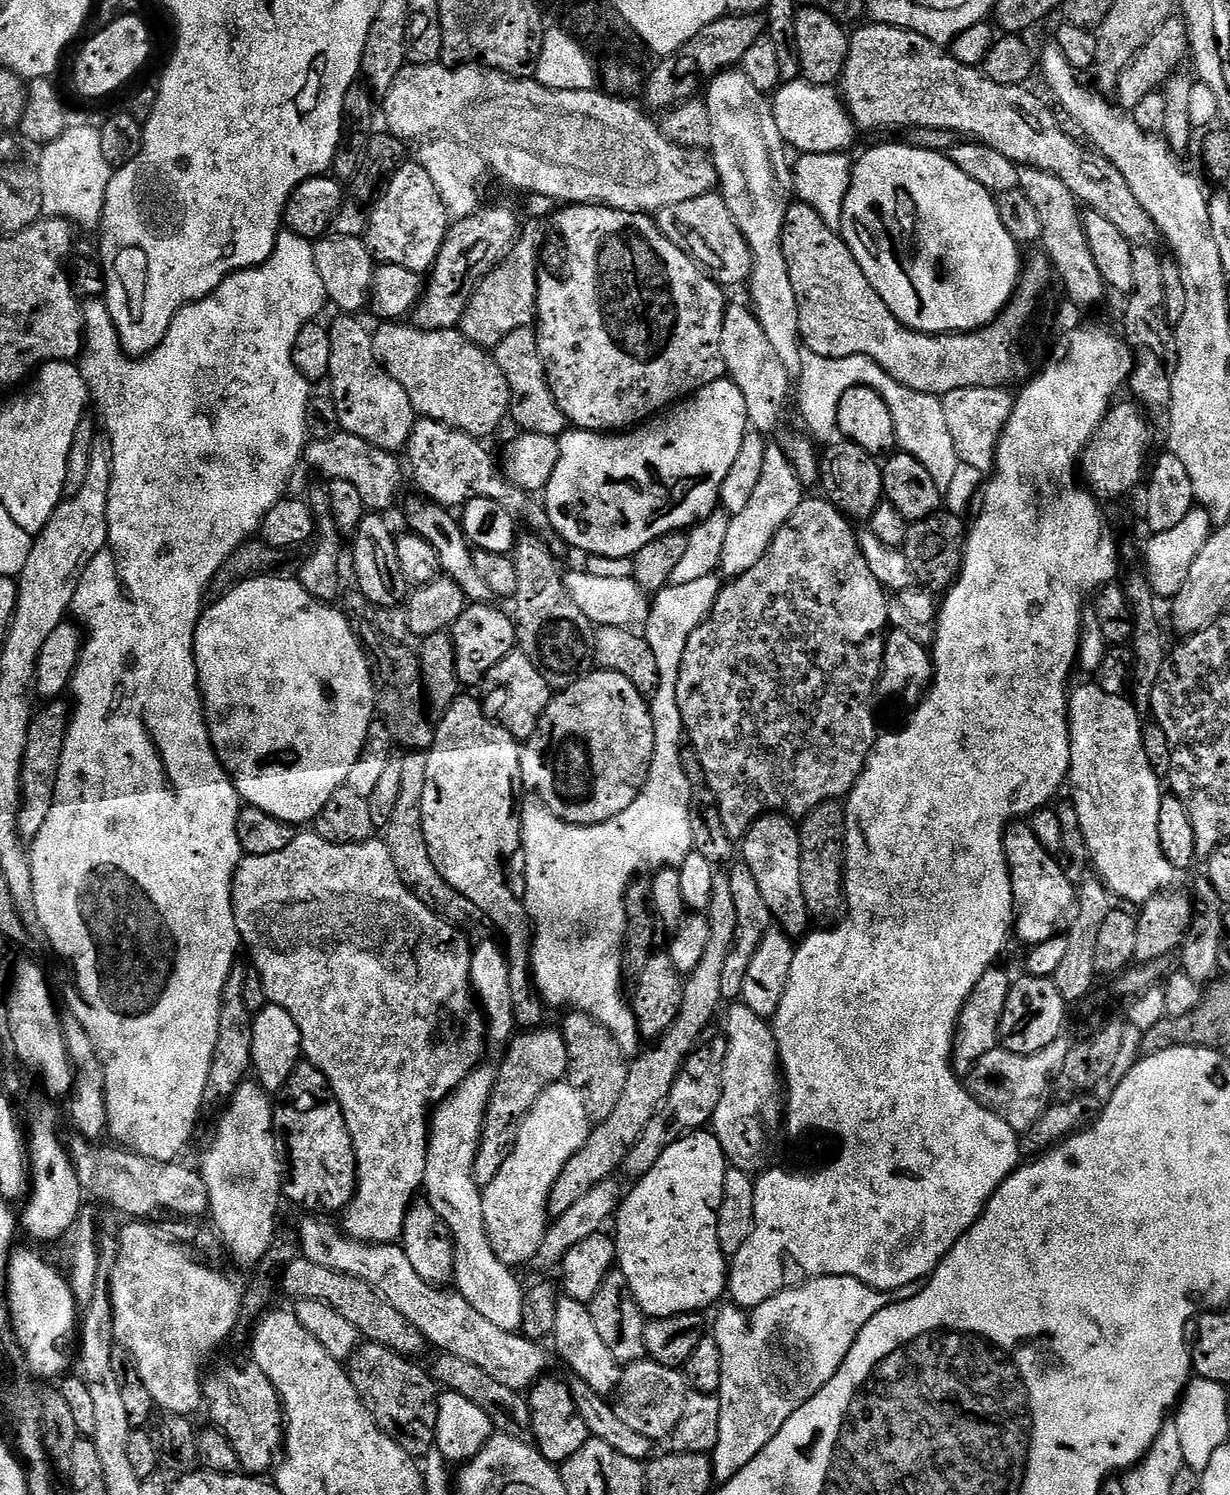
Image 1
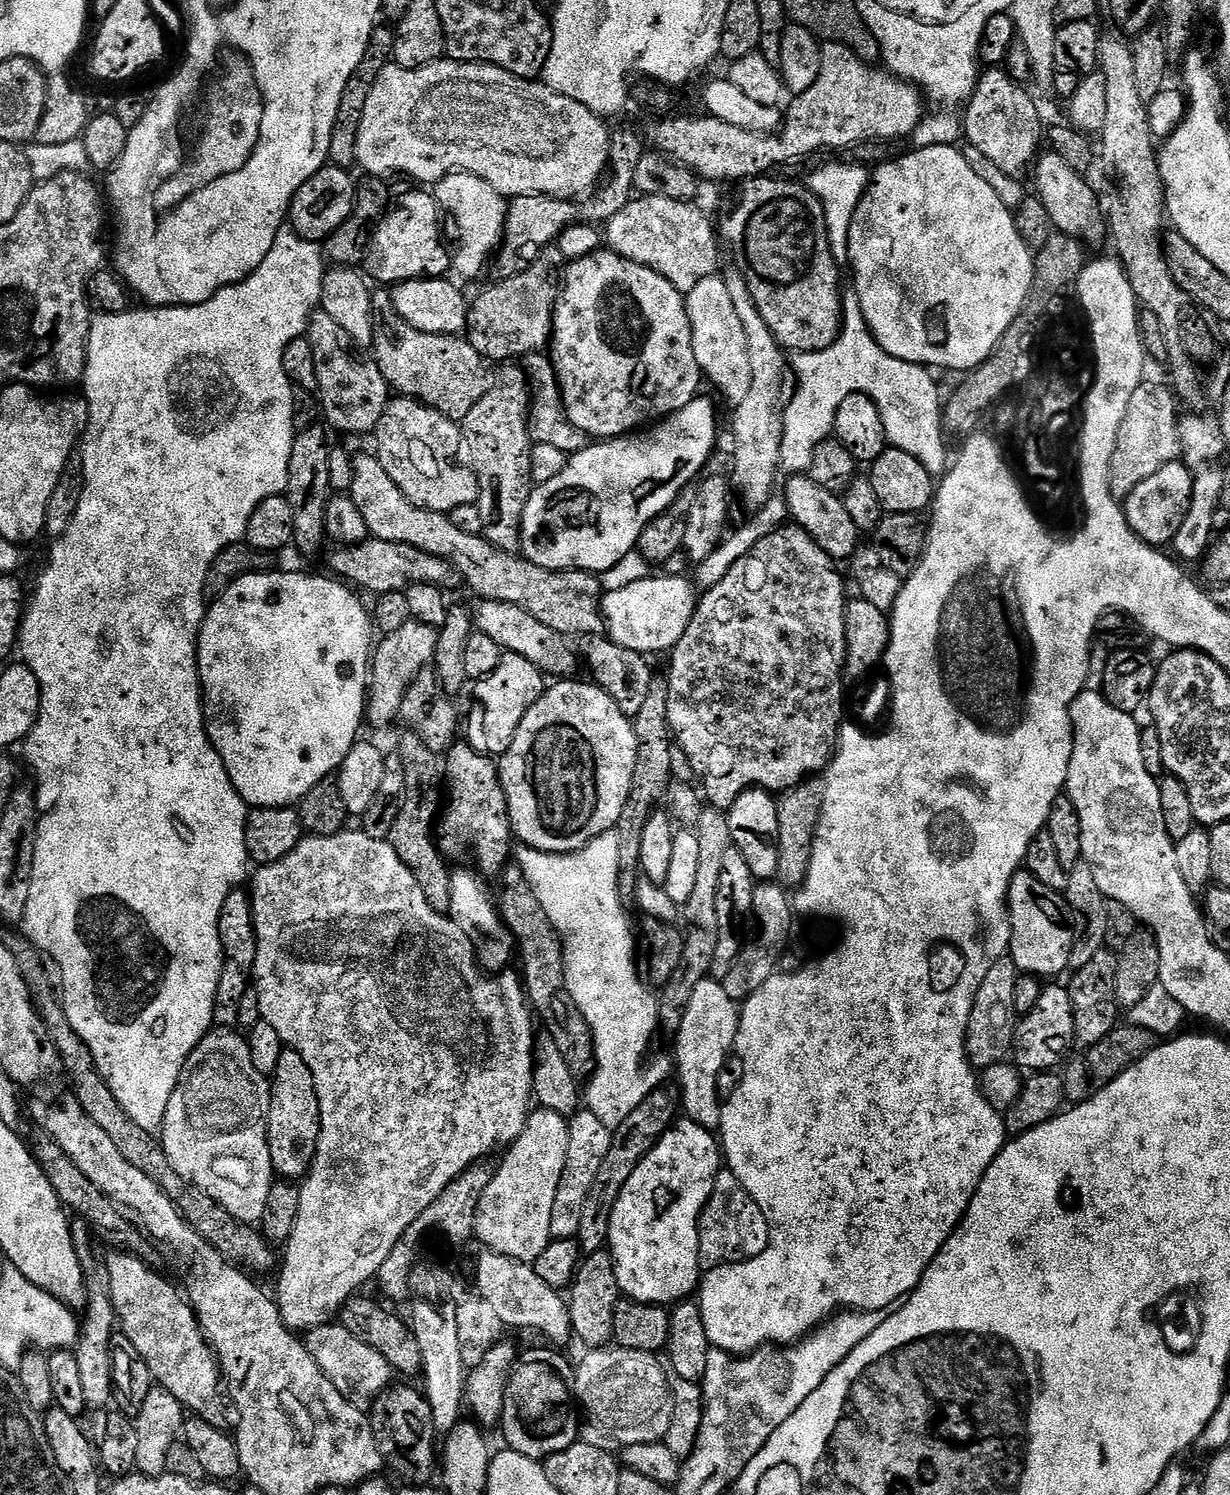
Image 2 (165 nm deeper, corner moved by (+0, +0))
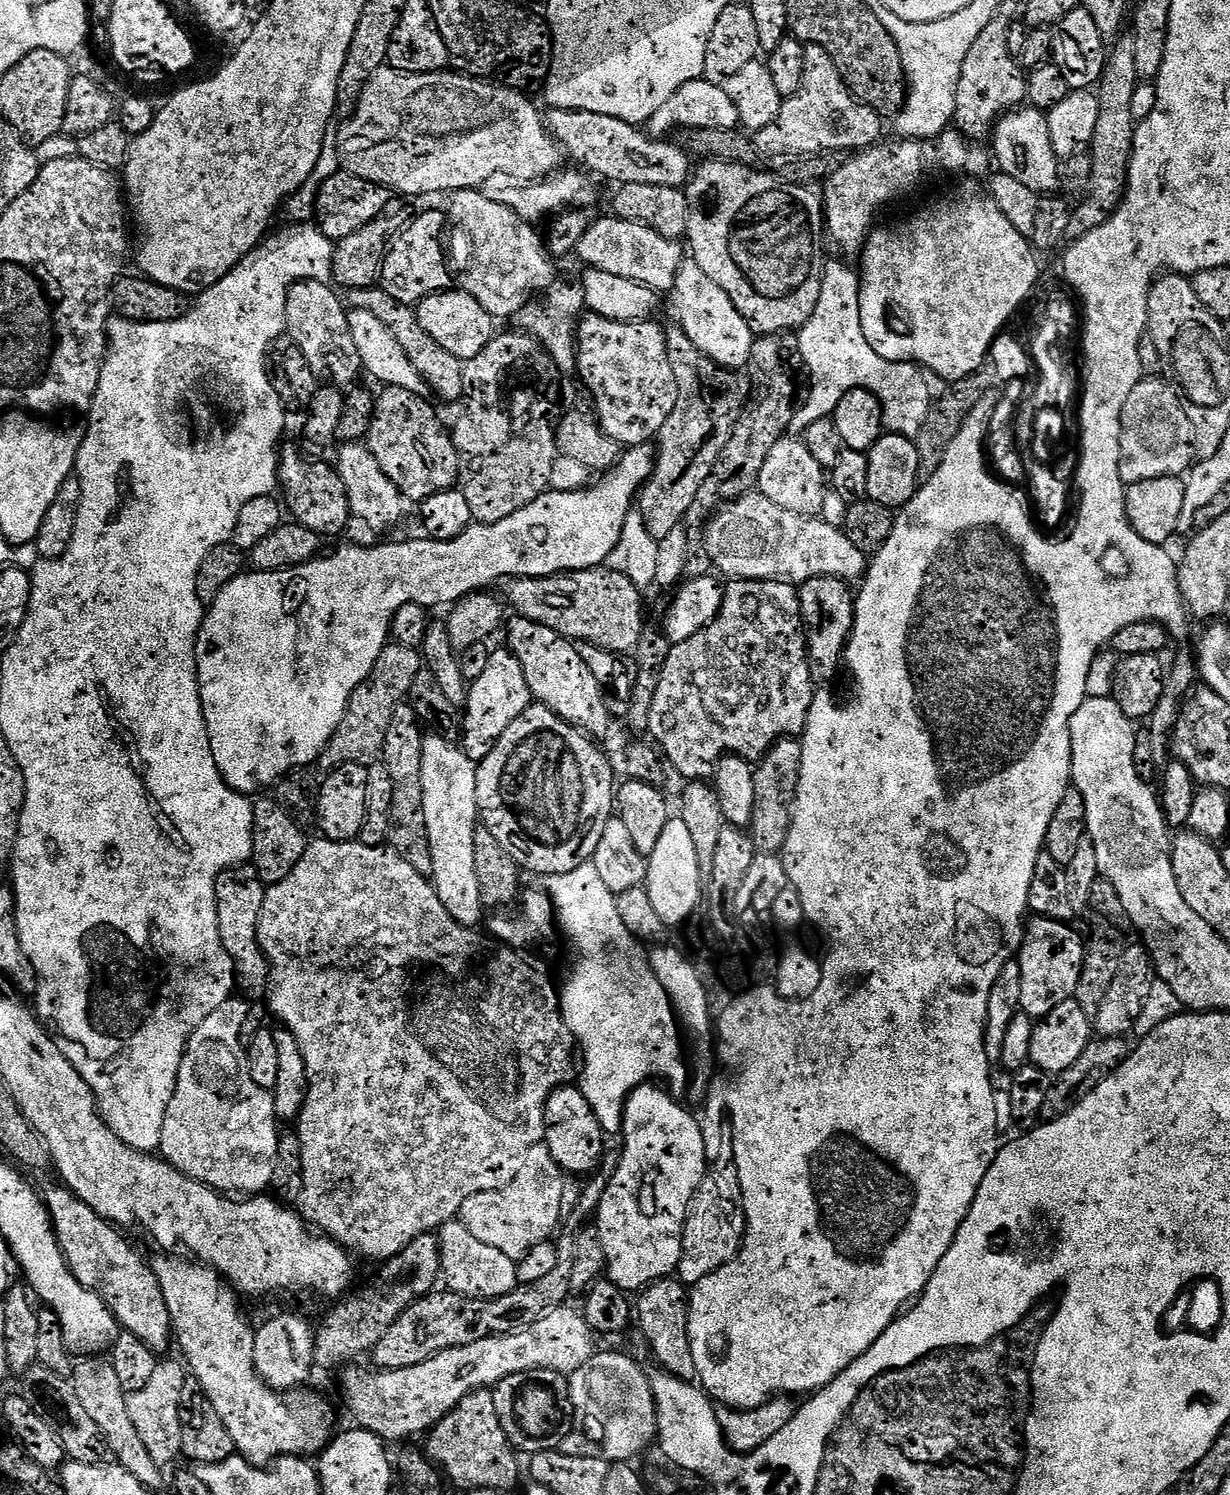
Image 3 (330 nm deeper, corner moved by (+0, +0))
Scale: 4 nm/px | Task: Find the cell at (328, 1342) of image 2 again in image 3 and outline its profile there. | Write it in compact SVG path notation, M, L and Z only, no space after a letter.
M565 1306L563 1308L555 1308L553 1312L548 1312L538 1322L531 1324L529 1328L525 1328L523 1332L515 1332L509 1336L491 1336L490 1338L482 1338L478 1342L470 1342L470 1346L454 1346L450 1350L442 1350L438 1354L434 1354L426 1362L418 1362L418 1366L406 1366L402 1370L373 1370L368 1368L356 1368L360 1366L348 1366L343 1369L342 1375L344 1375L344 1400L348 1403L348 1408L352 1411L352 1416L356 1419L355 1423L359 1427L365 1428L366 1431L372 1432L374 1435L380 1437L385 1442L391 1442L391 1440L408 1440L411 1436L416 1436L427 1433L429 1430L436 1427L440 1423L440 1420L448 1412L453 1412L458 1406L458 1402L462 1402L462 1398L466 1398L471 1392L476 1392L480 1388L491 1389L498 1382L502 1382L502 1378L506 1378L510 1374L522 1374L523 1372L529 1372L530 1370L554 1370L555 1372L563 1372L565 1374L571 1374L576 1372L582 1366L586 1366L588 1359L594 1355L594 1347L592 1348L592 1339L594 1339L594 1333L592 1328L583 1318L583 1315L579 1311L576 1312L572 1309L572 1306Z

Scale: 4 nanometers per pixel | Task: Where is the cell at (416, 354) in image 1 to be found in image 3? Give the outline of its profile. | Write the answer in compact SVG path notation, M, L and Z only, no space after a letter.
M379 286L351 289L347 293L346 300L352 308L368 310L370 314L374 314L374 318L382 321L382 326L386 326L386 330L390 330L390 334L394 334L398 346L402 346L402 350L406 350L406 358L410 358L410 362L414 362L414 370L418 370L418 374L422 374L422 378L433 393L437 392L444 400L459 401L463 397L464 364L458 358L454 358L454 354L450 354L448 350L442 350L442 346L438 346L438 342L434 342L434 338L430 338L430 334L426 334L426 330L422 330L416 317L415 307L390 298L390 294L386 294Z

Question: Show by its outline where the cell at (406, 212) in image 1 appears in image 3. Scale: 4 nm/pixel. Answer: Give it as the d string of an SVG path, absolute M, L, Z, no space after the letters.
M424 212L416 216L408 225L397 231L389 249L384 256L384 265L380 268L379 287L383 288L390 298L398 302L415 306L422 298L426 298L435 292L447 292L453 287L454 276L448 273L448 264L444 261L444 244L440 239L444 236L444 216L440 212Z

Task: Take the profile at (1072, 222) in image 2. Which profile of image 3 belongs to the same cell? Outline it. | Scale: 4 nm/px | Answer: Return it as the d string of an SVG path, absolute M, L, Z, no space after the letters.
M1021 106L1007 112L996 123L990 137L992 152L996 155L996 168L1010 174L1018 182L1030 186L1035 192L1052 194L1062 184L1062 160L1050 142L1045 113L1033 106Z

